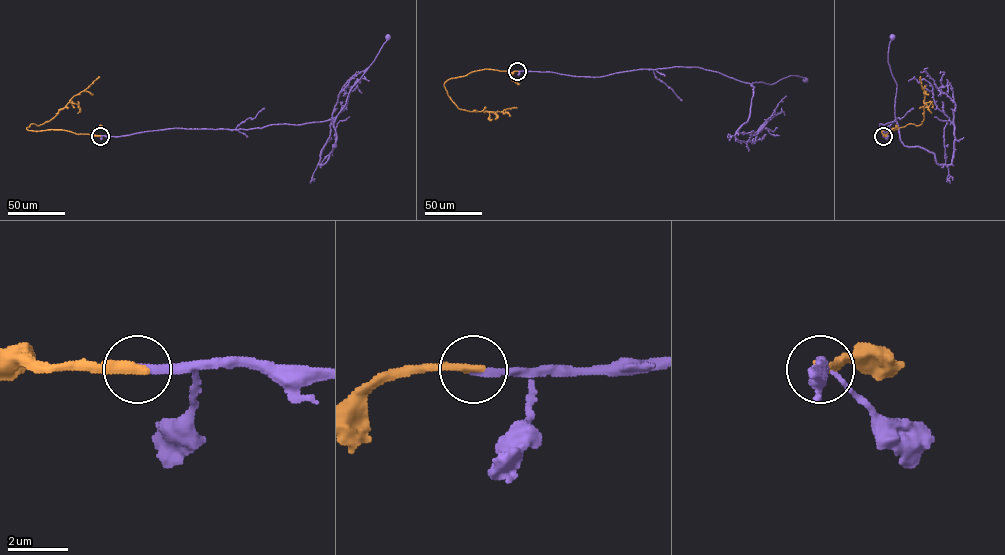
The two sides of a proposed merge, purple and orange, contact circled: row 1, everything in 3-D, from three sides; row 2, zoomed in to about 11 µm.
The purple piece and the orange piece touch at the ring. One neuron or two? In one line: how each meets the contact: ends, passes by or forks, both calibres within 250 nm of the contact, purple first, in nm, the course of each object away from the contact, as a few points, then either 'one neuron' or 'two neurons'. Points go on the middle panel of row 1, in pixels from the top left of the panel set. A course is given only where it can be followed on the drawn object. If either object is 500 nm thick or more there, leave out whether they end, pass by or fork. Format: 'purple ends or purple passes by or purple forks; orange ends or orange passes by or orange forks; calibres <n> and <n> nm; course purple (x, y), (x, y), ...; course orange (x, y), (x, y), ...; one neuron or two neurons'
purple ends; orange ends; calibres 280 and 320 nm; course purple (517, 71), (599, 77), (643, 69), (698, 67), (751, 84), (775, 83), (791, 75), (805, 80); course orange (517, 71), (475, 71), (448, 79), (444, 84), (449, 97), (460, 109), (496, 112), (517, 107); one neuron

